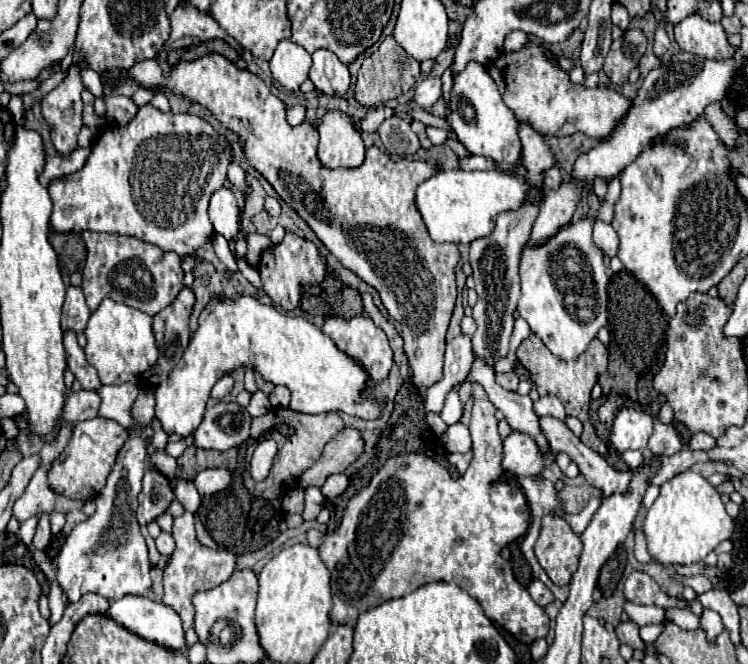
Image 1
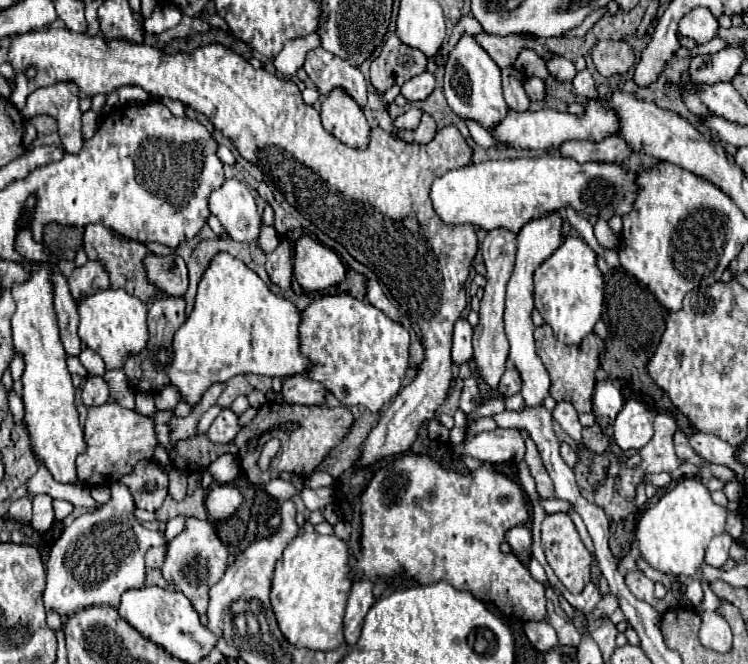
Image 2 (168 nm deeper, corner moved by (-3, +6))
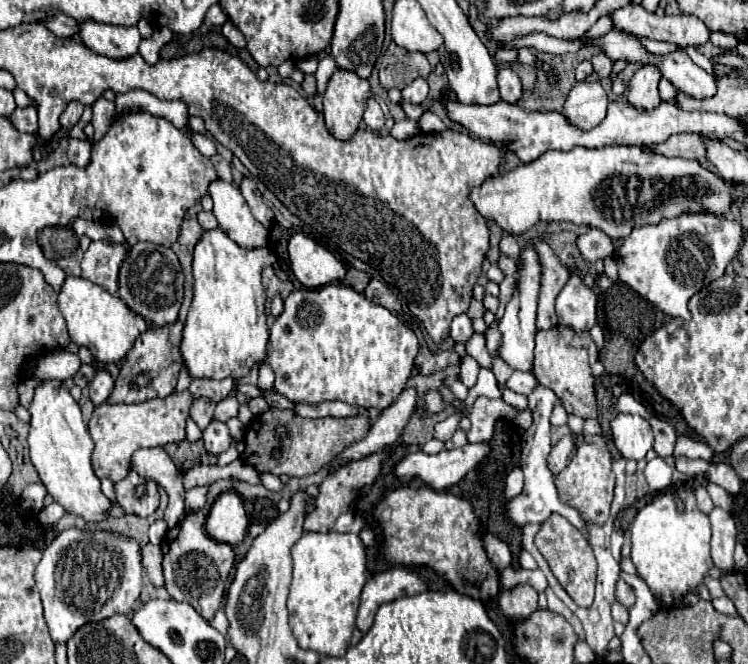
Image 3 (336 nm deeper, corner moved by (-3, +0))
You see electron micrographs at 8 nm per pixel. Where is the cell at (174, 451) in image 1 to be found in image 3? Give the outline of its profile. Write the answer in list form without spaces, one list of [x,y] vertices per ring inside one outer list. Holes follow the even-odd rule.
[[[226,397],[216,405],[216,411],[214,411],[214,419],[216,421],[228,421],[230,417],[236,417],[236,415],[238,415],[236,397]]]

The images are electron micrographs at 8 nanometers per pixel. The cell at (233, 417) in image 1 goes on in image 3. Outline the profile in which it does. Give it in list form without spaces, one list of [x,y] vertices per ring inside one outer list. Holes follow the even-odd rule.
[[[212,421],[206,429],[204,429],[204,437],[202,437],[208,453],[214,453],[214,455],[220,455],[222,451],[226,451],[232,443],[232,437],[230,437],[230,431],[226,427],[226,423],[220,423],[220,421]]]

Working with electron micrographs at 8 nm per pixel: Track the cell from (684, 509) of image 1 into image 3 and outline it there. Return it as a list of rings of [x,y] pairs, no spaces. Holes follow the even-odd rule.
[[[686,489],[666,491],[642,507],[630,525],[630,539],[630,559],[636,565],[638,575],[646,581],[650,591],[662,595],[664,605],[674,605],[674,601],[684,597],[688,589],[700,585],[712,565],[710,519],[696,507],[694,493]]]

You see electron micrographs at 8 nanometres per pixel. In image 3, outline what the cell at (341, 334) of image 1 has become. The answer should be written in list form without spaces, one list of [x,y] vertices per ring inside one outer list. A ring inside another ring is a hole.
[[[324,285],[318,289],[298,289],[284,301],[284,313],[270,327],[268,365],[276,375],[274,389],[290,401],[344,401],[364,409],[386,409],[402,393],[414,367],[418,339],[396,315],[382,305],[368,301],[352,287]]]

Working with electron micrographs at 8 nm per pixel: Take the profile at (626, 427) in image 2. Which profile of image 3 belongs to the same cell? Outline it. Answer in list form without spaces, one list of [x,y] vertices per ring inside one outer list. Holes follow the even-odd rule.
[[[620,413],[610,423],[610,427],[614,443],[626,459],[640,461],[654,447],[654,431],[650,429],[650,423],[640,415]]]

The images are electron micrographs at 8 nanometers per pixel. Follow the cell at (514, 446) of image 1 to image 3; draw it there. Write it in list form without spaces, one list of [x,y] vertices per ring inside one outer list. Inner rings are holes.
[[[468,443],[460,449],[440,451],[436,455],[426,455],[424,451],[418,451],[404,457],[396,465],[396,475],[404,483],[418,475],[432,489],[444,491],[456,485],[468,471],[476,469],[486,459],[486,453],[490,453],[488,443]]]

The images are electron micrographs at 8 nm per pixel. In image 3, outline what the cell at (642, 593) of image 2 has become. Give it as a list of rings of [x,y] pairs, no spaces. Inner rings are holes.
[[[622,579],[618,581],[618,587],[616,587],[616,599],[624,607],[632,607],[634,605],[634,589],[630,589],[630,585],[626,585]]]

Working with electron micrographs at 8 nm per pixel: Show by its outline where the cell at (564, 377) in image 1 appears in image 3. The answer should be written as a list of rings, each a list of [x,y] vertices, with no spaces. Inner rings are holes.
[[[554,327],[536,333],[534,351],[534,375],[540,385],[552,389],[564,409],[582,419],[596,419],[596,397],[594,397],[594,377],[592,363],[598,359],[598,347],[594,345],[590,333],[574,333],[568,327]]]

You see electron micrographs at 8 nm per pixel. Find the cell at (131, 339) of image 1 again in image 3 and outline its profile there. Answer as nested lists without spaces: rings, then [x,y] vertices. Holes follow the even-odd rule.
[[[66,277],[58,293],[58,307],[66,319],[70,339],[80,347],[90,349],[94,359],[104,363],[120,363],[126,359],[138,335],[146,331],[146,319],[142,315],[134,313],[120,297],[82,277]]]

